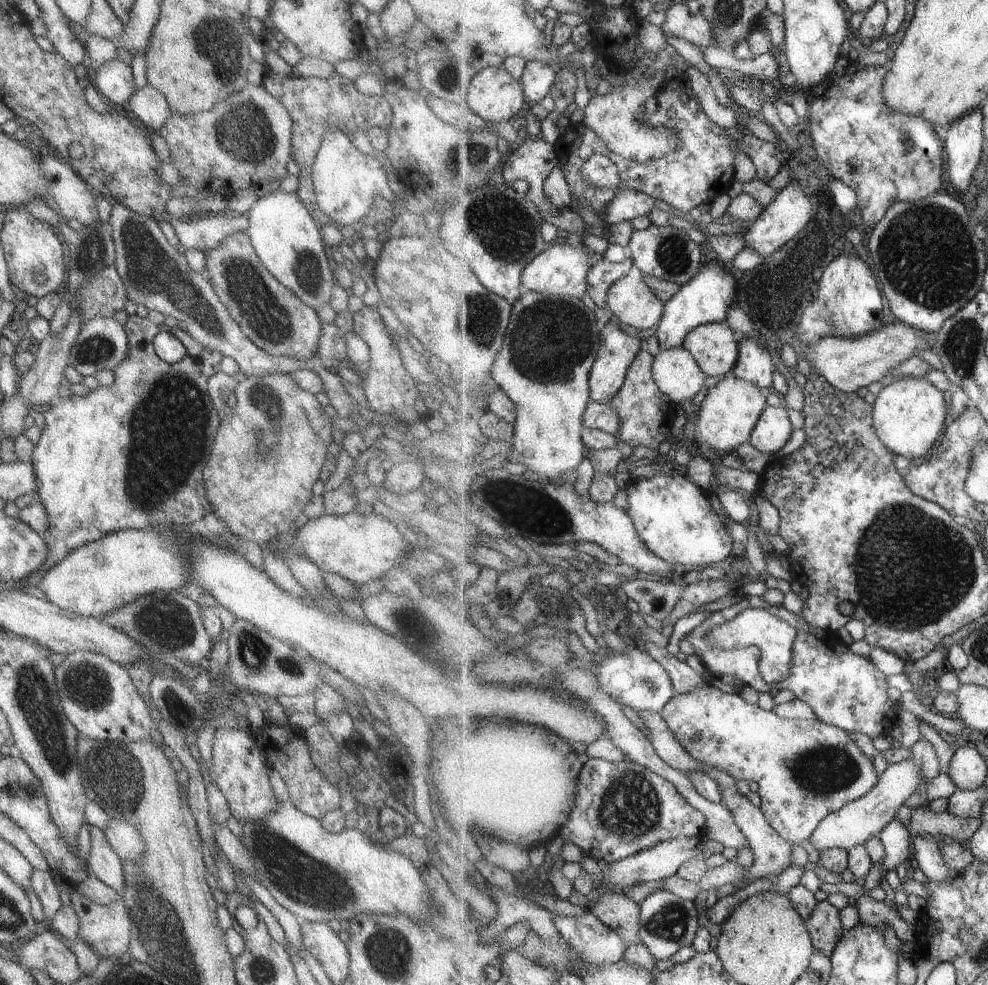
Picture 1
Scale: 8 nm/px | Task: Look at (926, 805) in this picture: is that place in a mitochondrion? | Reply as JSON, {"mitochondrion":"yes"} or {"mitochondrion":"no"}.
{"mitochondrion":"no"}

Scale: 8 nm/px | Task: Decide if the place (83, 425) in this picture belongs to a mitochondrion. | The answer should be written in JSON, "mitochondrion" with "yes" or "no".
{"mitochondrion":"no"}

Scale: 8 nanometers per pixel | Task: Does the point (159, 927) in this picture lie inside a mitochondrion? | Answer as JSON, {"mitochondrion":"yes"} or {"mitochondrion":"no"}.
{"mitochondrion":"yes"}

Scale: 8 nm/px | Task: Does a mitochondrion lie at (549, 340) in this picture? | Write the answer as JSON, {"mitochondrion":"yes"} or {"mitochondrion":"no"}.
{"mitochondrion":"yes"}

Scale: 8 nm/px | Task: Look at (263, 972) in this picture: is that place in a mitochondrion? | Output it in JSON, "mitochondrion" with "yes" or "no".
{"mitochondrion":"yes"}

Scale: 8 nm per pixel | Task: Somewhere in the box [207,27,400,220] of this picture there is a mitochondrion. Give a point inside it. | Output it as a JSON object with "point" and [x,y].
{"point":[244,131]}

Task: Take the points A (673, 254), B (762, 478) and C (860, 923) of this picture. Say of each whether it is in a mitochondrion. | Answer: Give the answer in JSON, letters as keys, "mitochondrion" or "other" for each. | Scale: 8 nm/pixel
{"A":"mitochondrion","B":"other","C":"other"}

